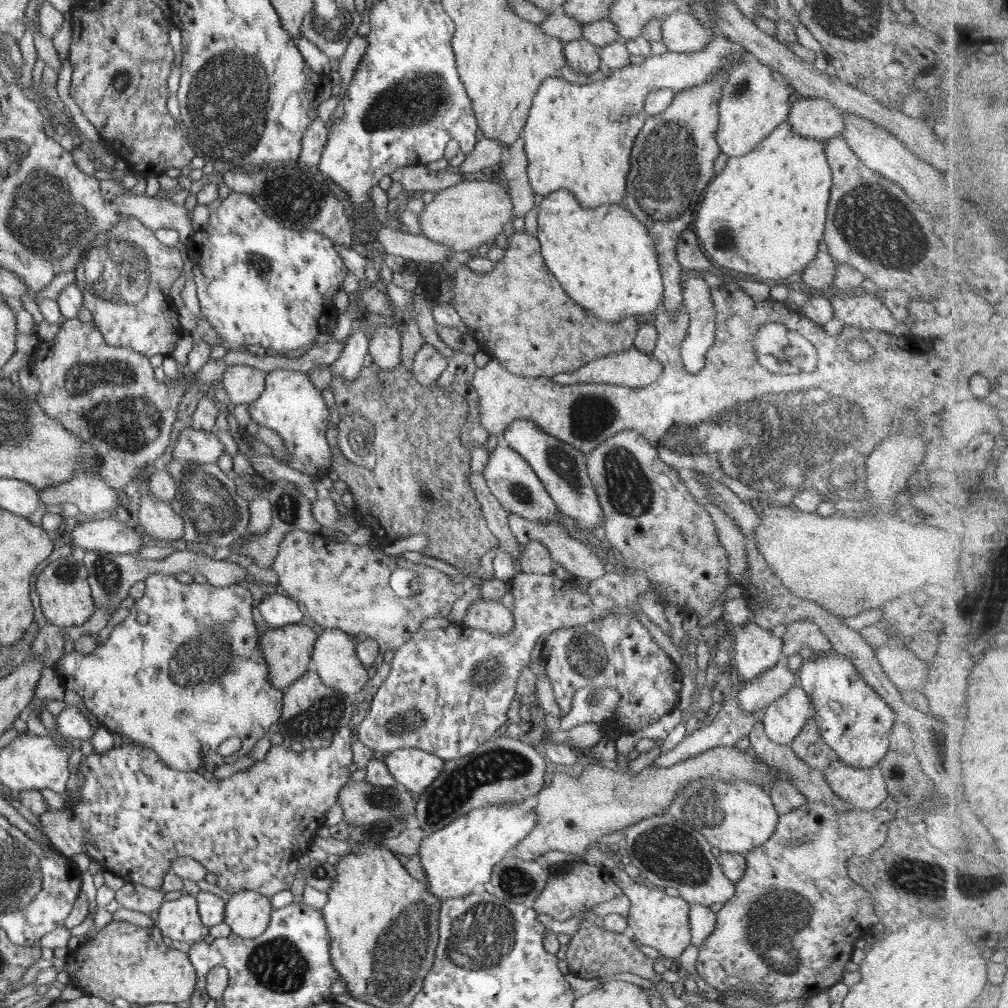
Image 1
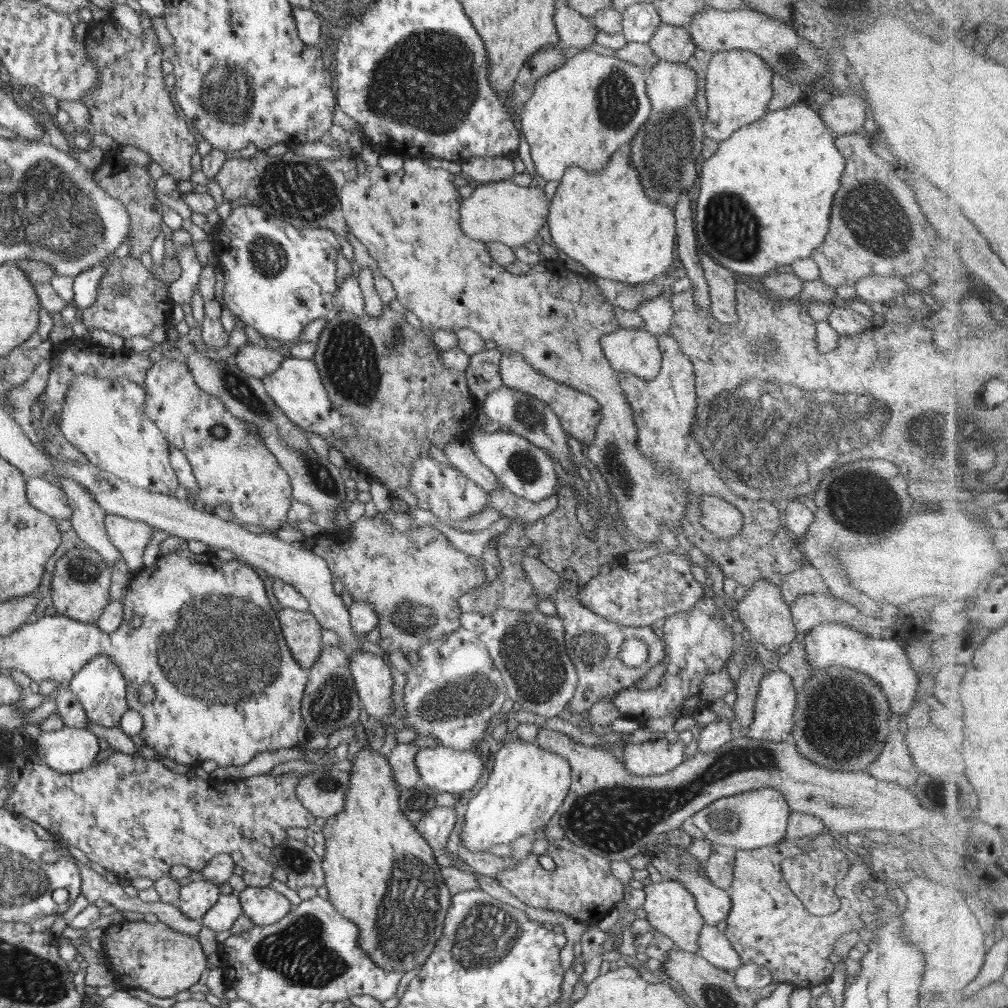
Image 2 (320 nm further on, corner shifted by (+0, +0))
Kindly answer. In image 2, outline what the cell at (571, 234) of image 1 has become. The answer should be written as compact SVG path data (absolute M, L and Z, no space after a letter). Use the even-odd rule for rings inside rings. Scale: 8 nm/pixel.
M622 150L614 152L606 166L597 173L589 173L577 166L568 167L550 202L547 223L553 238L552 244L576 262L580 262L594 278L608 278L633 286L652 282L662 273L678 265L674 260L677 232L675 211L662 201L646 196L640 184L639 172L634 172L632 160L628 160L628 156L630 154L624 154Z

